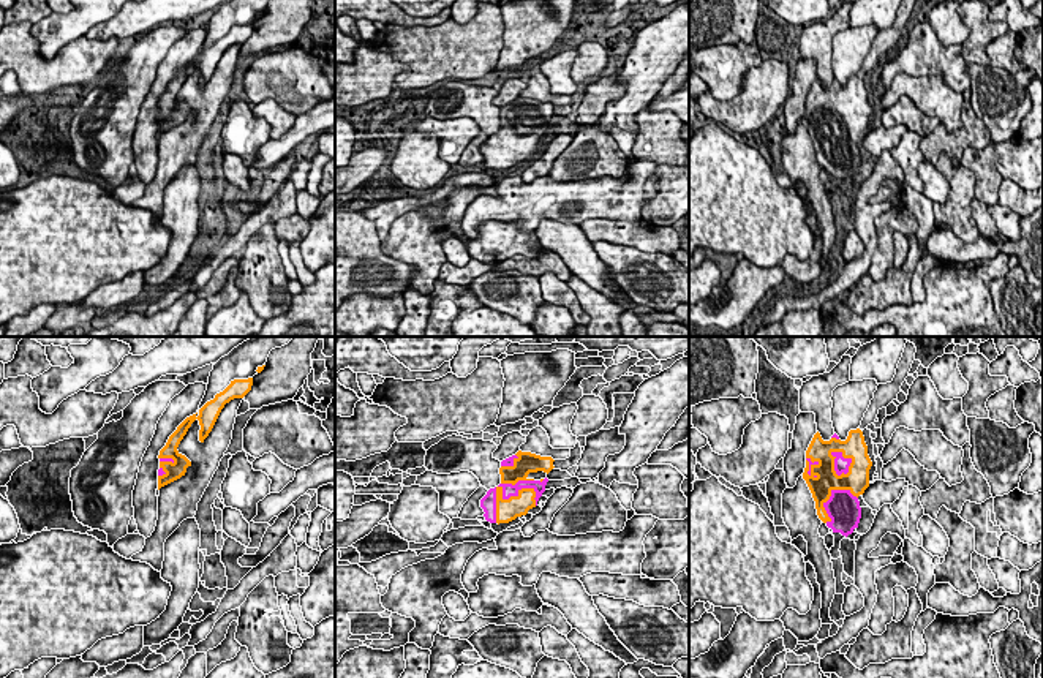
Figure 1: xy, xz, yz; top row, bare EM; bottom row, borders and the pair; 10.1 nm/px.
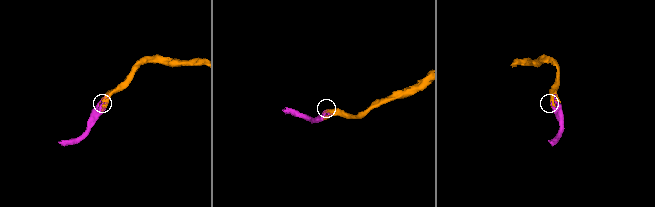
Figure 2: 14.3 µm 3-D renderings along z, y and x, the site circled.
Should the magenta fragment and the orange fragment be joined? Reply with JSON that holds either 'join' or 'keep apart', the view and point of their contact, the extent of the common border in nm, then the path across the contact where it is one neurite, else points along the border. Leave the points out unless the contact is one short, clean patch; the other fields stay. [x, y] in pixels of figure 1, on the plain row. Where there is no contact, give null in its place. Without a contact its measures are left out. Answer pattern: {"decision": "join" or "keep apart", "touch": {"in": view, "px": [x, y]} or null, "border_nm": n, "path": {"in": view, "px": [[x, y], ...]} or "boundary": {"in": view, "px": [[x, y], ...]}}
{"decision": "join", "touch": {"in": "xz", "px": [498, 131]}, "border_nm": 600}

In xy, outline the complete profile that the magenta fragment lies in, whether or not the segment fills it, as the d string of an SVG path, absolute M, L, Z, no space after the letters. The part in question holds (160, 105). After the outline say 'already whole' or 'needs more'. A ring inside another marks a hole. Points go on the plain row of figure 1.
M253 24L248 25L234 25L231 30L220 40L215 41L213 46L207 47L201 55L199 60L193 60L186 63L177 76L169 82L166 92L160 96L160 115L158 115L158 136L182 122L185 122L186 114L191 112L191 107L182 101L177 93L183 82L186 81L191 70L198 65L201 76L199 76L199 87L204 85L212 77L221 55L226 49L234 44L243 44L253 32Z | needs more

